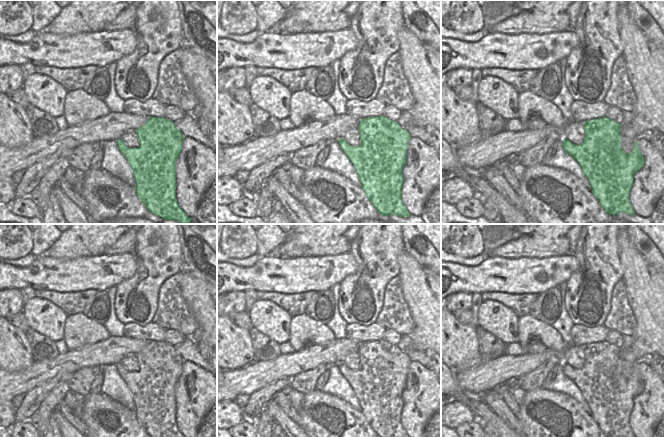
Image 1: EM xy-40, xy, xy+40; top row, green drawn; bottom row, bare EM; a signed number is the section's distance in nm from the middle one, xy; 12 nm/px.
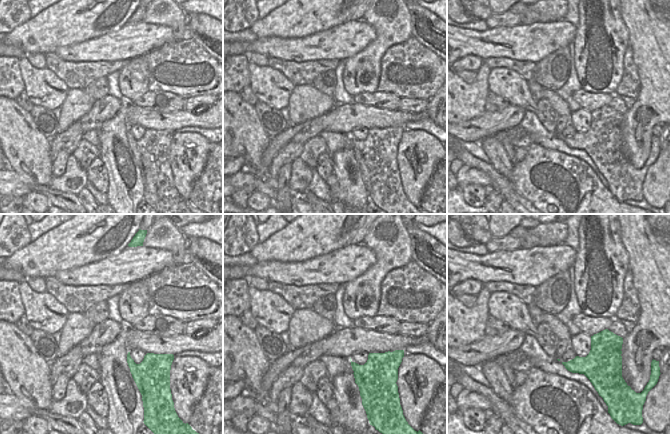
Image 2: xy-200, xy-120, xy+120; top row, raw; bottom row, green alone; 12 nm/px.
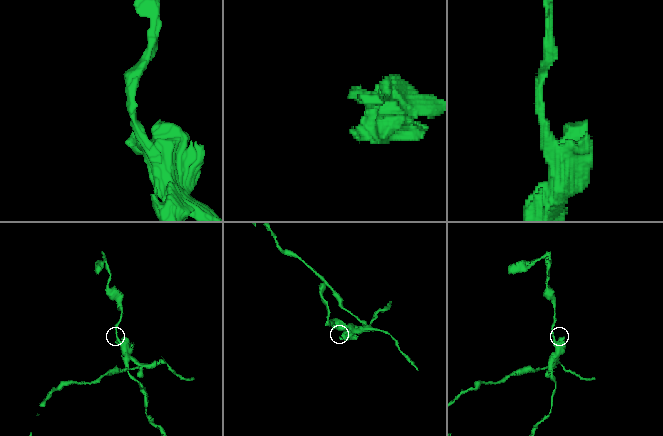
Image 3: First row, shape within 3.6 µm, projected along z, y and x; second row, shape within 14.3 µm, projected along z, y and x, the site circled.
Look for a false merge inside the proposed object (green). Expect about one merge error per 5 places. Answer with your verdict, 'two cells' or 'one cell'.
two cells

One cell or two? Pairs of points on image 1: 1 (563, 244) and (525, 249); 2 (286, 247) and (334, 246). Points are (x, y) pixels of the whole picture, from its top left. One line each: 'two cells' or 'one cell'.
1: one cell
2: one cell

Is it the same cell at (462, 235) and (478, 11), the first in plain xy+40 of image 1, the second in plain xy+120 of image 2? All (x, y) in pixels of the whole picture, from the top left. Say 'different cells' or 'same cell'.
same cell

